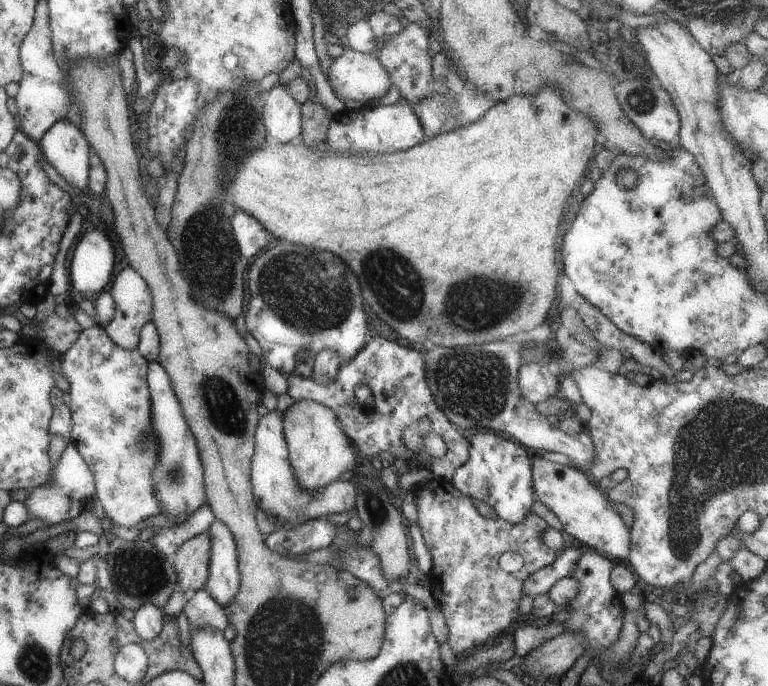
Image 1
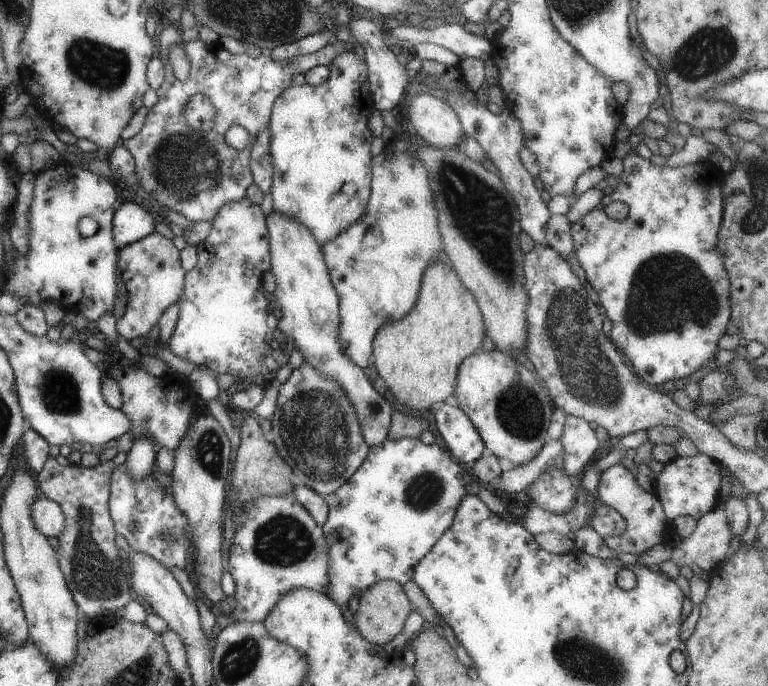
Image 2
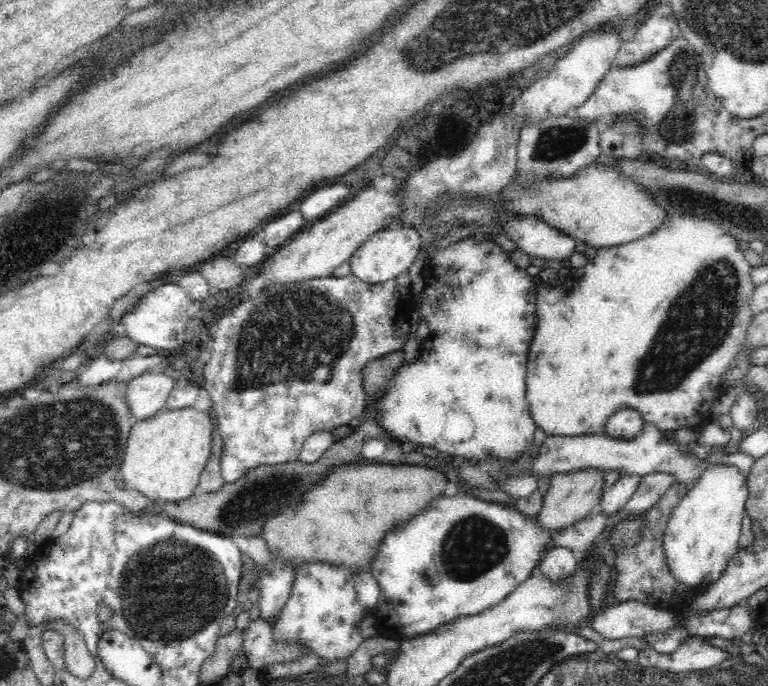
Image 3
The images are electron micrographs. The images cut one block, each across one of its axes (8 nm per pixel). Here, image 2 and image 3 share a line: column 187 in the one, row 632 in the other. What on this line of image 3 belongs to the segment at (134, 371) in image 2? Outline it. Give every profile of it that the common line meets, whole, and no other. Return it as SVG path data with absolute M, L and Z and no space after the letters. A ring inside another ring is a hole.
M452 492L448 495L438 496L430 502L428 510L424 510L422 514L414 516L412 520L408 520L402 528L392 530L384 536L382 546L372 562L370 570L371 575L378 581L380 585L380 600L378 604L369 611L369 622L375 630L381 634L391 637L395 643L406 640L410 637L417 637L426 634L430 629L437 627L439 624L445 623L447 620L455 616L475 615L487 608L492 608L498 604L506 595L509 595L517 584L520 584L530 573L535 570L534 564L539 559L539 553L544 549L545 543L549 540L550 534L539 530L537 522L534 518L530 518L521 512L518 512L514 506L503 503L482 501L471 495L460 492Z

